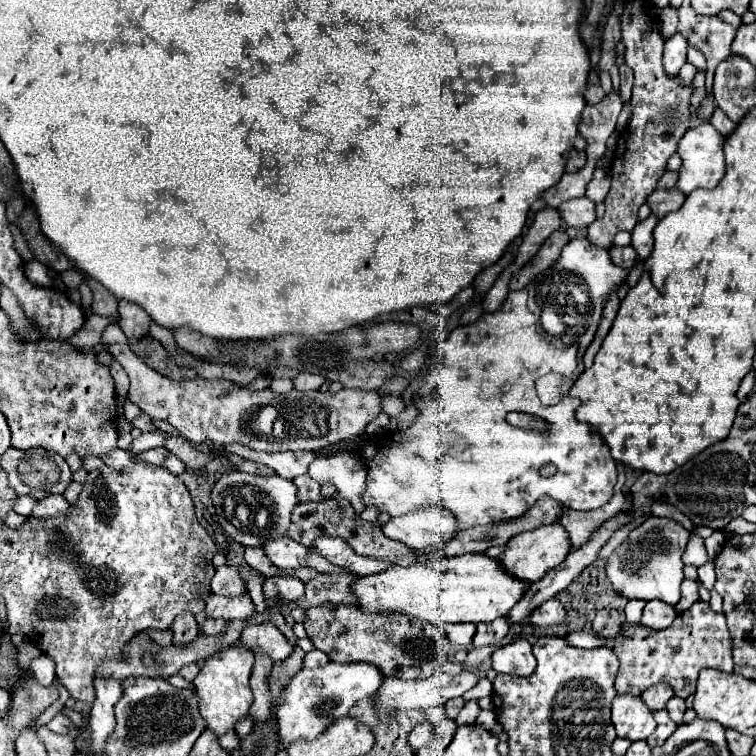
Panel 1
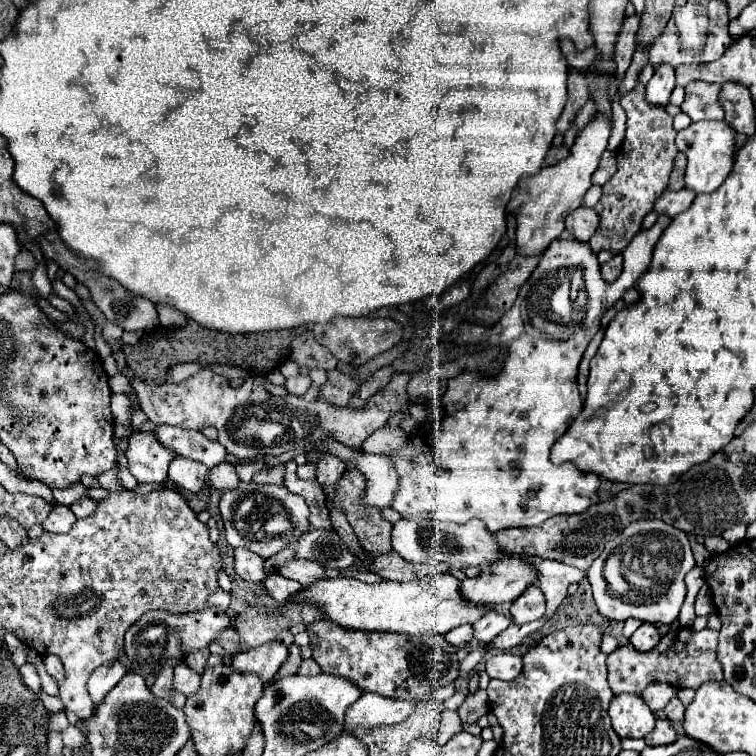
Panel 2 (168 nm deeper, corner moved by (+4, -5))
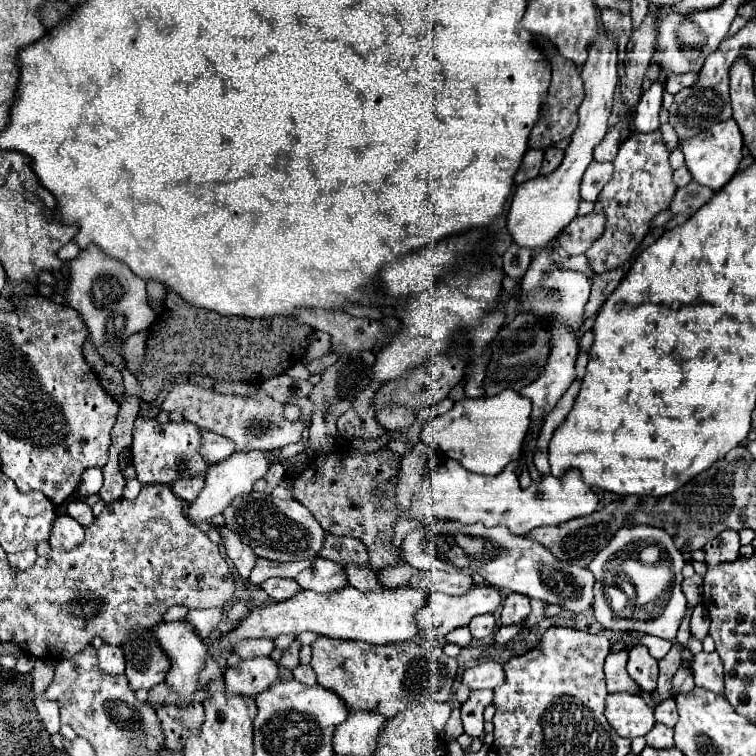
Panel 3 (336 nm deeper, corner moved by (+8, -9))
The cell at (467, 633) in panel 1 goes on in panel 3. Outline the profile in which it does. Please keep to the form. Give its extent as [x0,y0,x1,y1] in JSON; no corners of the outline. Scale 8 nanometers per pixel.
[445,626,471,648]

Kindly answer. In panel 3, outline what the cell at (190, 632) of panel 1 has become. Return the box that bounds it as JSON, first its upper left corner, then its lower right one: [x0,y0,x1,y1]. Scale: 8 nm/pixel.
[157,704,205,752]

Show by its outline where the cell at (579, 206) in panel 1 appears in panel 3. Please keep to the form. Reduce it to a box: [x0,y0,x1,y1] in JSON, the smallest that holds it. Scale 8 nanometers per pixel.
[559,212,605,256]

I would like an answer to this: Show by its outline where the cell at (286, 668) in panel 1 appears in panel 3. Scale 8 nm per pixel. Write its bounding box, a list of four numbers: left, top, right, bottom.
[279,640,301,670]

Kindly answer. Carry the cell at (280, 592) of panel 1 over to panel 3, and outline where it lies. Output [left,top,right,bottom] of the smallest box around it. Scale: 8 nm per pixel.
[261,578,301,600]

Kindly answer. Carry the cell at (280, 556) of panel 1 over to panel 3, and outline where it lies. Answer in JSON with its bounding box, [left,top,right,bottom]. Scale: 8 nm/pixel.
[295,558,349,592]

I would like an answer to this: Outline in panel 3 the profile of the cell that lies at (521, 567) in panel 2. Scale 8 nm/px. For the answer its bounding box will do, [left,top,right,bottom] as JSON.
[415,586,501,642]

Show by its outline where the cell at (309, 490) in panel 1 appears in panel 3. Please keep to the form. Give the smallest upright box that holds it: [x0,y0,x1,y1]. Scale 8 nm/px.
[321,534,375,572]

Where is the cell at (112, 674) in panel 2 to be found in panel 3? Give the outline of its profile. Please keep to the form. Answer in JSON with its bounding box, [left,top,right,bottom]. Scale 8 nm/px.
[99,644,125,674]

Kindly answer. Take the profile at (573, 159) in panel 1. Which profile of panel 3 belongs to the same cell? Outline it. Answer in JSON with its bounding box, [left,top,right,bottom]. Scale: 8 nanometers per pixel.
[539,146,563,176]

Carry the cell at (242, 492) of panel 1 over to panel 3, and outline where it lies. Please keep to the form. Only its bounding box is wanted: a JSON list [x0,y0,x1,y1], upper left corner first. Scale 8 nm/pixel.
[223,492,325,562]

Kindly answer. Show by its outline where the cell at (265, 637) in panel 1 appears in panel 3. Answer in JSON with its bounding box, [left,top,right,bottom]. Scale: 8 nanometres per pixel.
[225,656,279,698]

